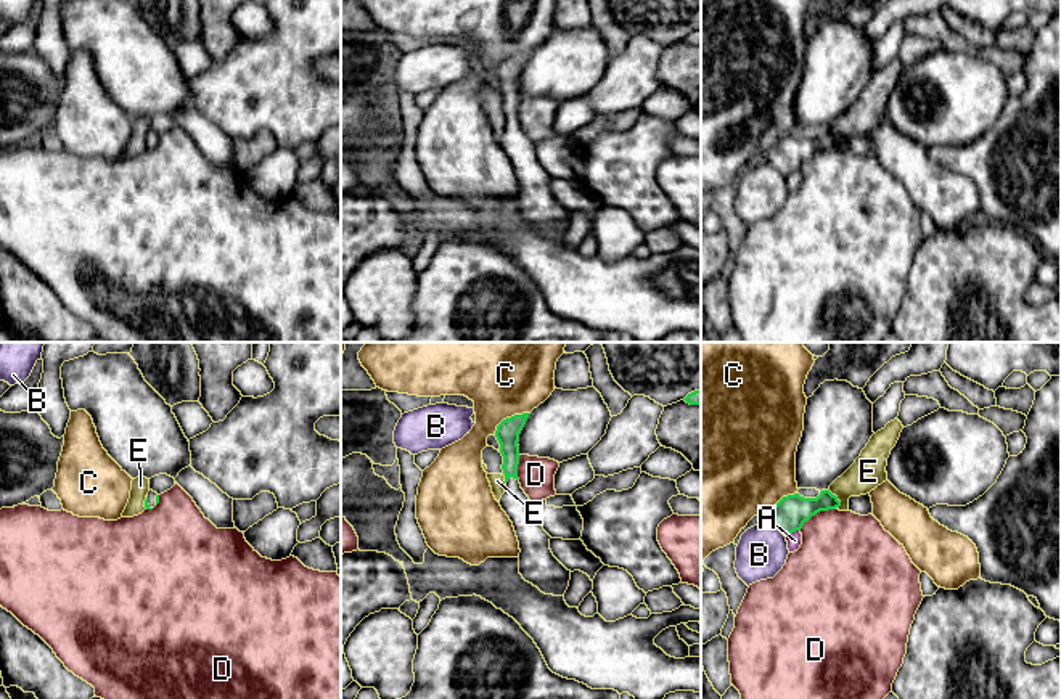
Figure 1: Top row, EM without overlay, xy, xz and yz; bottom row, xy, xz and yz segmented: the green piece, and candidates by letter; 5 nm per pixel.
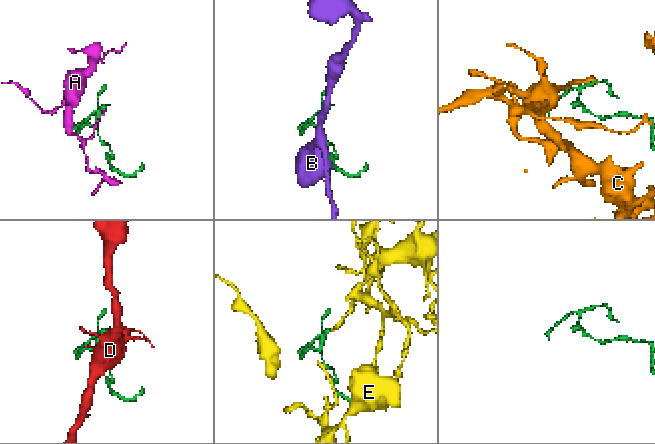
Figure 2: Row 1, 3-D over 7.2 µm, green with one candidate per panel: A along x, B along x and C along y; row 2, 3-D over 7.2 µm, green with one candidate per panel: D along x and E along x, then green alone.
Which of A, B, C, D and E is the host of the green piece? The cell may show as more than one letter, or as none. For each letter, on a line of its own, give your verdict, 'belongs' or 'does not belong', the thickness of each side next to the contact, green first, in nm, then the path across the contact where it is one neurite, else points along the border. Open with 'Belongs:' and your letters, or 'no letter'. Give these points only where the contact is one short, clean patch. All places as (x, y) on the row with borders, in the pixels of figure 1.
Belongs: no letter
A: does not belong; calibres 170 and 80 nm; border yz (799, 529), (786, 537)
B: does not belong; calibres 170 and 260 nm
C: does not belong; calibres 120 and 480 nm; border xz (529, 412), (507, 416), (494, 434)
D: does not belong; calibres 170 and 420 nm
E: does not belong; calibres 170 and 170 nm; border yz (828, 489), (839, 502), (838, 508)

